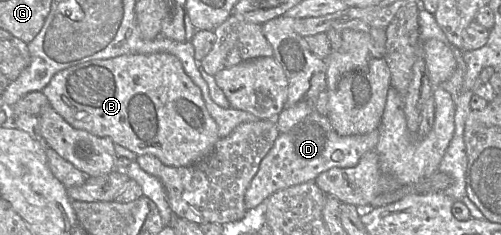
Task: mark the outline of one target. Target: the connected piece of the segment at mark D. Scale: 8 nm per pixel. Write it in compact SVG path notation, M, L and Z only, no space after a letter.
M312 111L290 131L276 138L245 192L246 209L257 207L281 189L314 182L319 174L331 168L355 167L364 154L375 150L378 141L379 129L364 135L342 136L334 130L327 115Z

